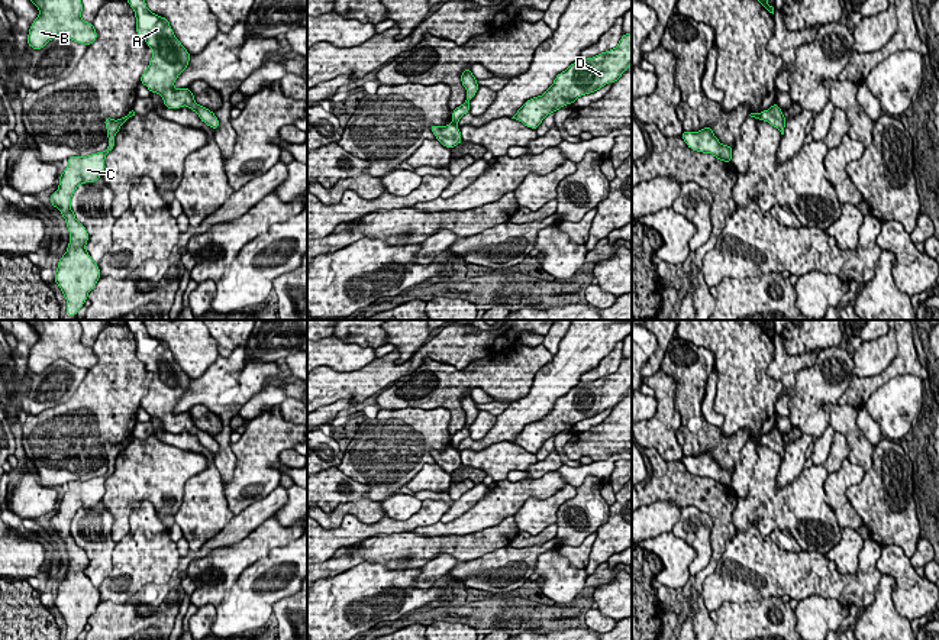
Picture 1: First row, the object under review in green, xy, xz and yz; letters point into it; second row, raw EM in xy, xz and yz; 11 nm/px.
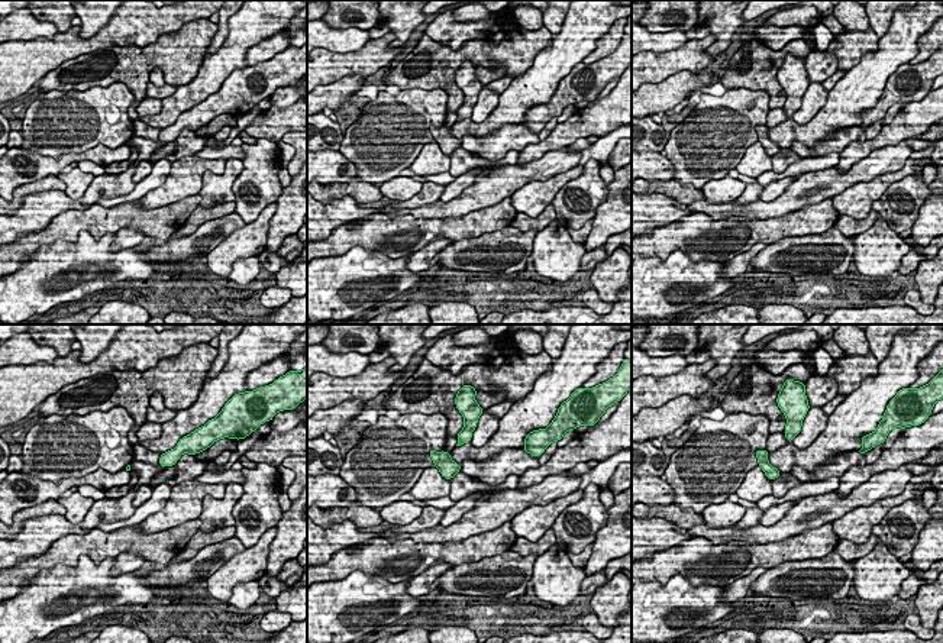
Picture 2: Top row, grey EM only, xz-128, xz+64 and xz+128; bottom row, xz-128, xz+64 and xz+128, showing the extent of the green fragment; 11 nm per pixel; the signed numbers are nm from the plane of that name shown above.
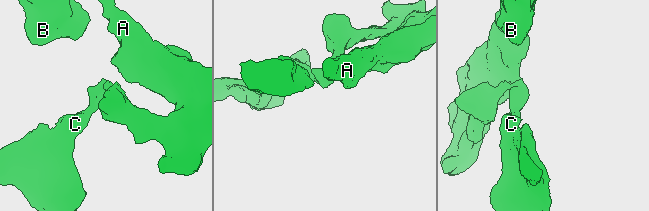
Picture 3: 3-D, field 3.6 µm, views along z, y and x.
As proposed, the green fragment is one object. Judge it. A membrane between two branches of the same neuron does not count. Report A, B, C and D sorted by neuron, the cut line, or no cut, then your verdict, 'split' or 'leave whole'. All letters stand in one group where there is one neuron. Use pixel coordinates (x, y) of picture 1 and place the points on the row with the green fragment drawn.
A B D / C | xz (452, 122), (455, 125) | split

